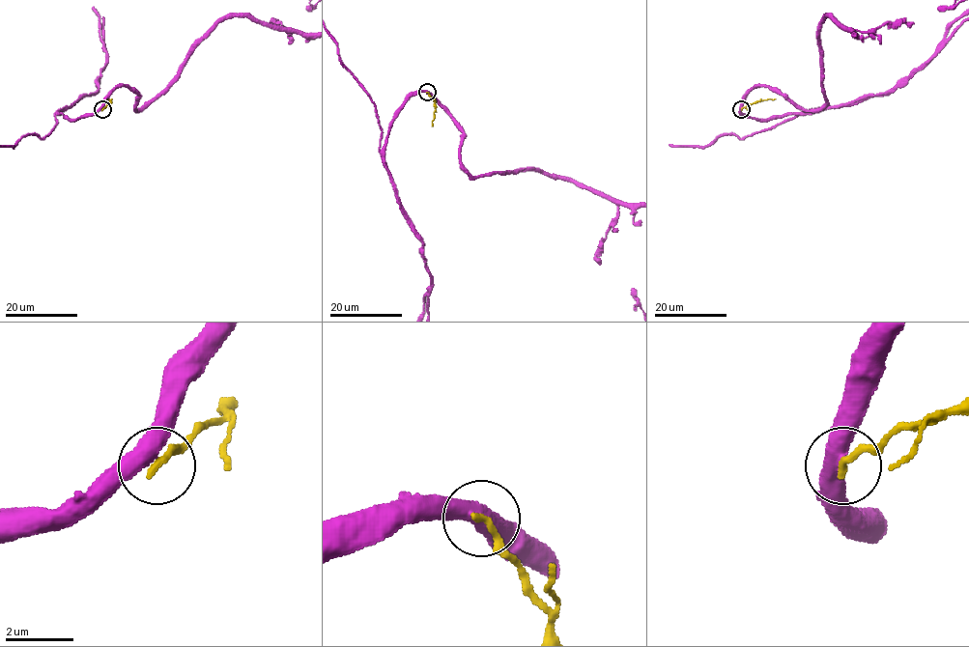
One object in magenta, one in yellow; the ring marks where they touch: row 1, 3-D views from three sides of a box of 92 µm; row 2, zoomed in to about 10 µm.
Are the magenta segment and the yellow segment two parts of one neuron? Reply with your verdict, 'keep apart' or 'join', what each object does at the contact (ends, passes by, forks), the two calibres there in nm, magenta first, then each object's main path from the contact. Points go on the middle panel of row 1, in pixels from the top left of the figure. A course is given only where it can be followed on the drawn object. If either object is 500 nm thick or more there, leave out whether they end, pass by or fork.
keep apart; 500 nm thick on the magenta side, 220 nm on the other; magenta runs (426, 92), (413, 94), (398, 112), (381, 150), (375, 104), (342, 63); yellow runs (427, 92), (436, 107), (433, 126)

